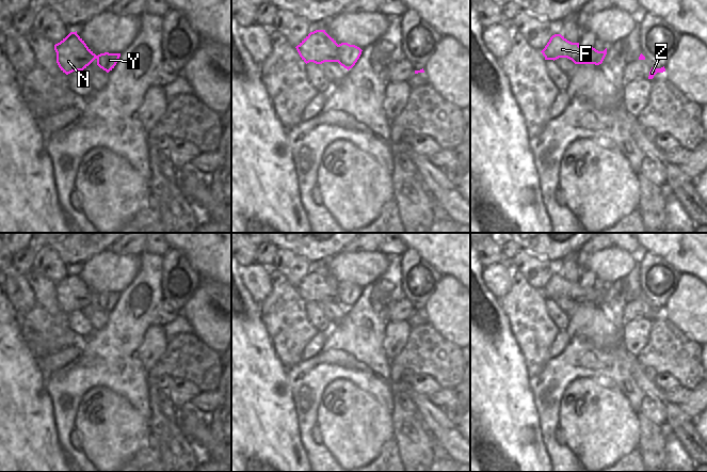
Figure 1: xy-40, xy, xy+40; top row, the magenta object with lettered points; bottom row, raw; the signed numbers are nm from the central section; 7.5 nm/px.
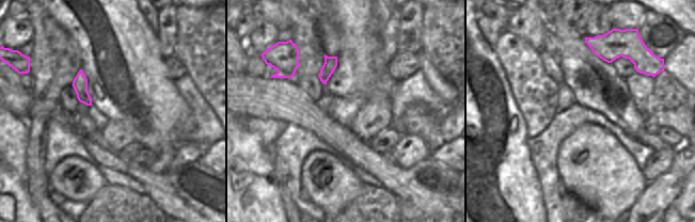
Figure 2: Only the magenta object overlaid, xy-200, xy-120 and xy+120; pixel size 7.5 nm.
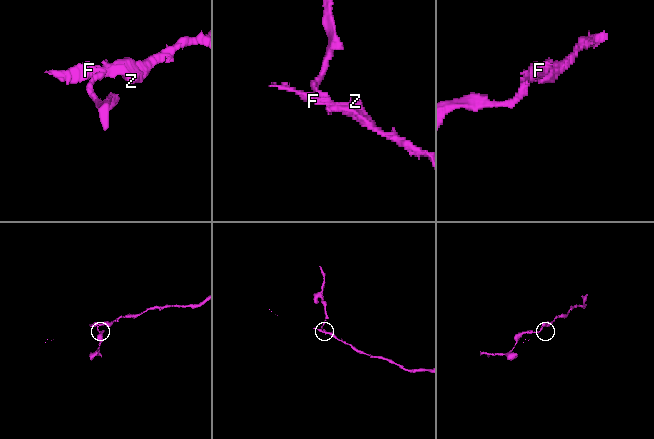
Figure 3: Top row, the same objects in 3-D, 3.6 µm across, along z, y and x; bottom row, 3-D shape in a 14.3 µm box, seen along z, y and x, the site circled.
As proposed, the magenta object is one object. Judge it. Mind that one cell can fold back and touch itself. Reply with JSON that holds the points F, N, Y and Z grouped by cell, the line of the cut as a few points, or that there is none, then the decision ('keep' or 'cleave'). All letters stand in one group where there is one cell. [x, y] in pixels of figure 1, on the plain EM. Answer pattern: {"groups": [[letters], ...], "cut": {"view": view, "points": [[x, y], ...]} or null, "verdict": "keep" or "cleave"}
{"groups": [["F", "N", "Z"], ["Y"]], "cut": {"view": "xy", "points": [[337, 284], [339, 292], [338, 300]]}, "verdict": "cleave"}

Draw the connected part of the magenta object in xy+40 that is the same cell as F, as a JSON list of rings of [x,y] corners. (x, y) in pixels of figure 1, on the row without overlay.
[[[555,273],[550,277],[545,287],[541,290],[545,299],[557,299],[567,297],[575,303],[595,303],[602,302],[607,287],[604,290],[593,290],[579,285],[579,282],[572,282],[561,273]]]

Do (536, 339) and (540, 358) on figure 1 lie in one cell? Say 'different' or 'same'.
same

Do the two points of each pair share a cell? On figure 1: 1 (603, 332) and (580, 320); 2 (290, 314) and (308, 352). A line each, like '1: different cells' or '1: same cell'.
1: same cell
2: different cells

